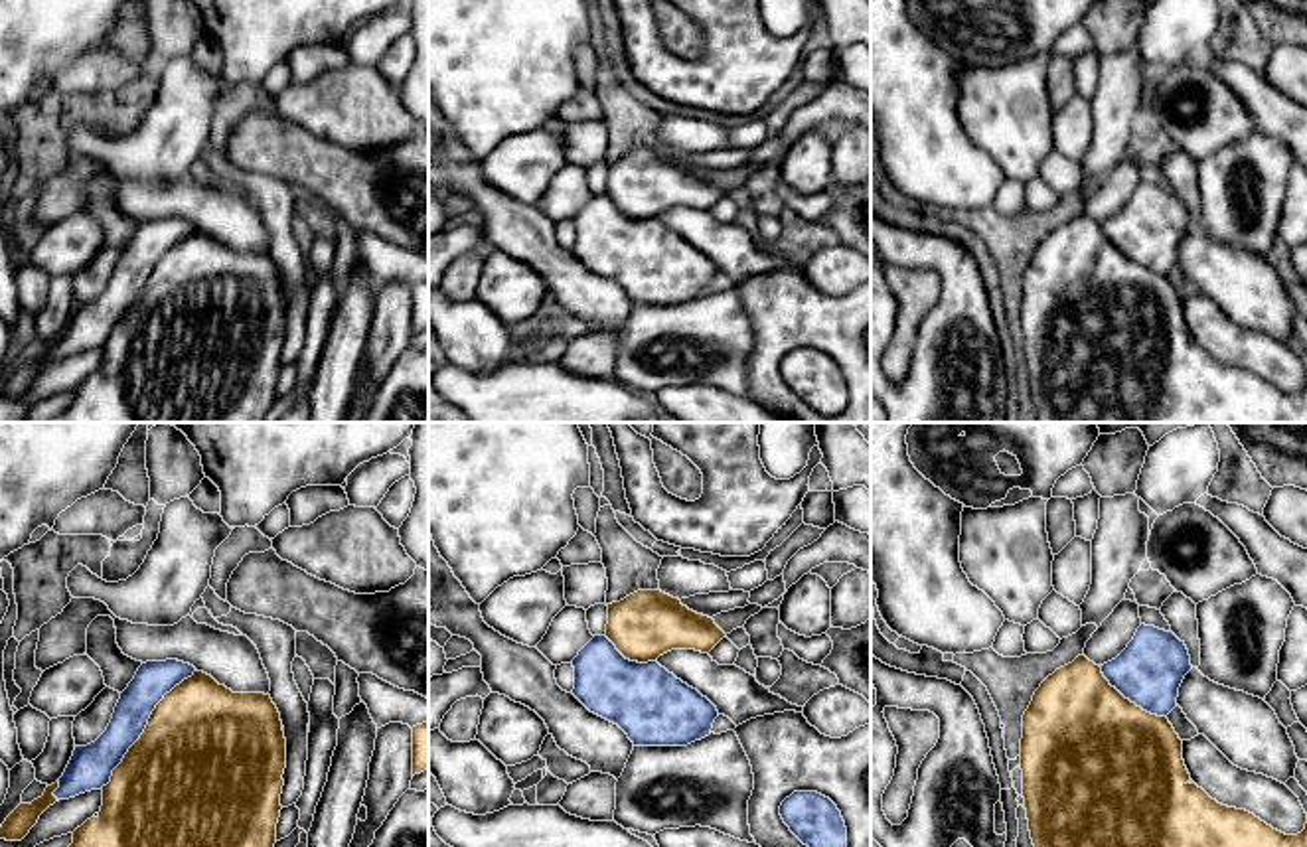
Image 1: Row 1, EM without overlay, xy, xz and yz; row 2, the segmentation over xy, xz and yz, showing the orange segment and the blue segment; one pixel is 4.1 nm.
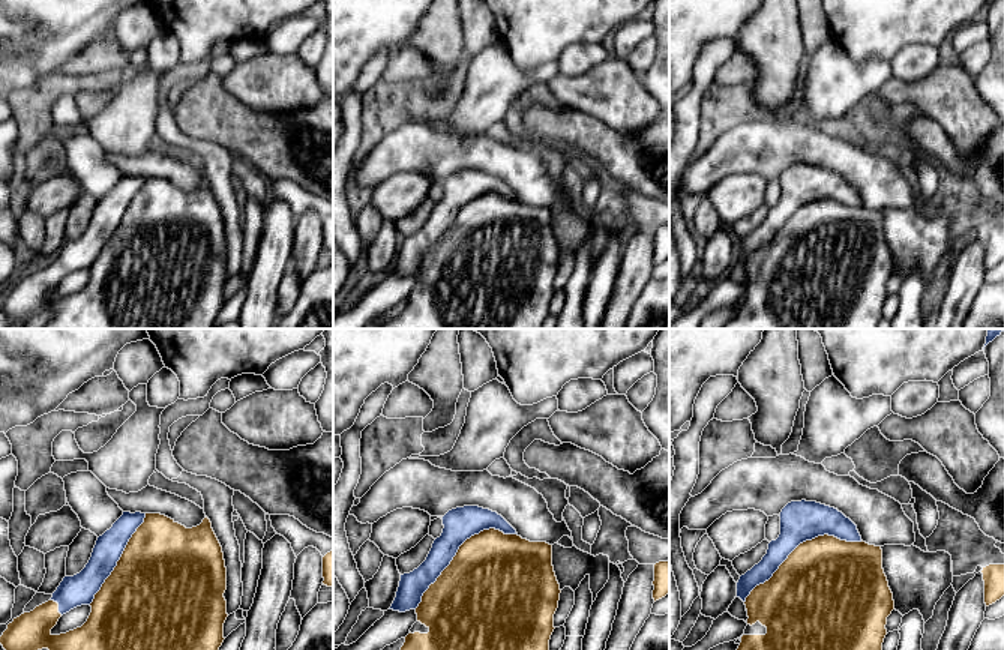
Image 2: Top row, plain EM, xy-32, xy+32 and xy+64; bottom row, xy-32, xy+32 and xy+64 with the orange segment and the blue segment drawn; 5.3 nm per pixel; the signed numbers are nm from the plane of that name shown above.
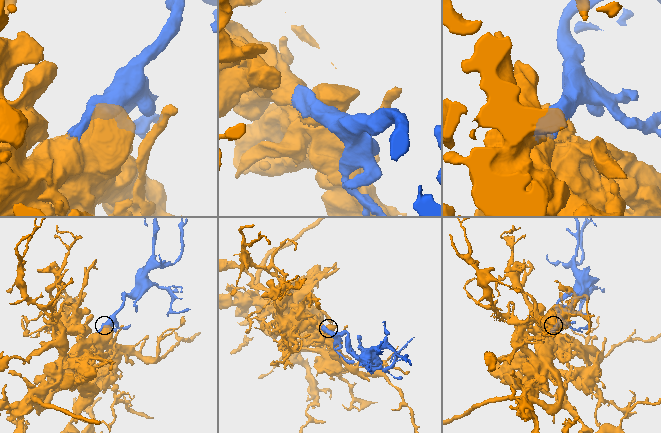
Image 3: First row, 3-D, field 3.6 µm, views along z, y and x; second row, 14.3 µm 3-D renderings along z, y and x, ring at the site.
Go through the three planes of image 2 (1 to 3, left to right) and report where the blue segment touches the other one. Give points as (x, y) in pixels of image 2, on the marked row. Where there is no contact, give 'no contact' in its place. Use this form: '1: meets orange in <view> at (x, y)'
1: meets orange in xy-32 at (120, 559)
2: meets orange in xy+32 at (458, 550)
3: meets orange in xy+64 at (799, 545)

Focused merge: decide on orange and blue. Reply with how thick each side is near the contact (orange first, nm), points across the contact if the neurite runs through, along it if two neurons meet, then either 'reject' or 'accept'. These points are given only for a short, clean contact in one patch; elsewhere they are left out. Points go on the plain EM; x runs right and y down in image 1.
500/150 nm | accept

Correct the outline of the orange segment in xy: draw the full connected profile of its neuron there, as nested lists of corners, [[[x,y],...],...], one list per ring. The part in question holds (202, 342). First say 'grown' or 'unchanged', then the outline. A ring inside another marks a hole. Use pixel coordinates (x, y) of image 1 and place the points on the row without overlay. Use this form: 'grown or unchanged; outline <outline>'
grown; outline [[[146,219],[120,251],[107,288],[87,304],[75,304],[63,334],[32,361],[20,361],[2,381],[0,397],[22,399],[39,373],[59,357],[101,347],[97,375],[73,389],[73,401],[47,423],[265,423],[276,401],[286,296],[270,253],[233,251],[193,223]]]

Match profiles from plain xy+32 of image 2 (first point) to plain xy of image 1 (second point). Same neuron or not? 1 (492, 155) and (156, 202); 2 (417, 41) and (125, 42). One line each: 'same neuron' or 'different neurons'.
1: same neuron
2: same neuron

